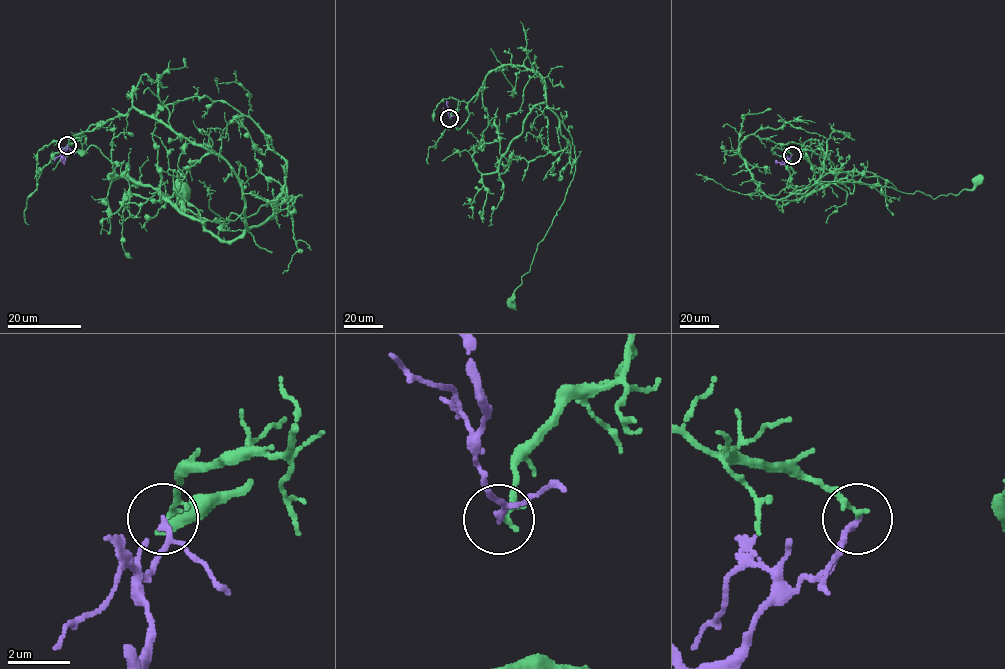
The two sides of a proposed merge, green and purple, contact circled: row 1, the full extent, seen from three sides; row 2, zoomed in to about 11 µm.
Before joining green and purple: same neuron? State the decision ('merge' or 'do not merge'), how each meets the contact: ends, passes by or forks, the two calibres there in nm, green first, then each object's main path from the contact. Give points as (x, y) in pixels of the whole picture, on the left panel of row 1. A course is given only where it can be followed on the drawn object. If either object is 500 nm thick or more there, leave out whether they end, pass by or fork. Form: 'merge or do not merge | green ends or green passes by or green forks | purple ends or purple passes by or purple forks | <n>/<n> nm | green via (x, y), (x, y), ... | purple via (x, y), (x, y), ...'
do not merge | green ends | purple passes by | 170/130 nm | green via (67, 145), (136, 107), (230, 166), (247, 228), (301, 195), (232, 213), (222, 227), (184, 212), (178, 193) | purple via (67, 145), (63, 160)

